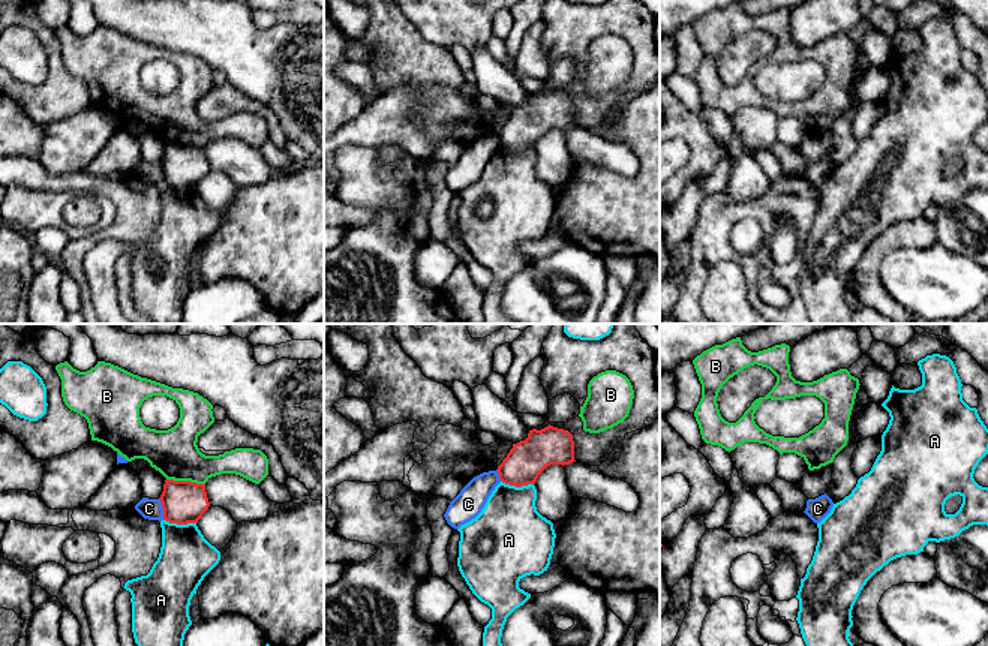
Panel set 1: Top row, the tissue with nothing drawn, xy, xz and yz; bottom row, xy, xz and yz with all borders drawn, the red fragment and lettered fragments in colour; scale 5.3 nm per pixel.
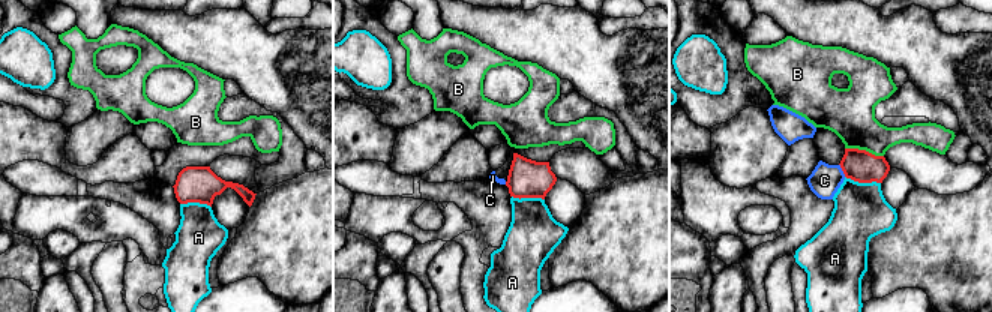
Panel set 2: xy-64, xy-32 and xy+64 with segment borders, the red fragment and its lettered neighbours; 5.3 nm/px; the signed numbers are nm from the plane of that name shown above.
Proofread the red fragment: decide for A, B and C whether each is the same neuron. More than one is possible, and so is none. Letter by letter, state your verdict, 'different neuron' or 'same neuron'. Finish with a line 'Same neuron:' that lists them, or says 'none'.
A: different neuron
B: different neuron
C: different neuron
Same neuron: none

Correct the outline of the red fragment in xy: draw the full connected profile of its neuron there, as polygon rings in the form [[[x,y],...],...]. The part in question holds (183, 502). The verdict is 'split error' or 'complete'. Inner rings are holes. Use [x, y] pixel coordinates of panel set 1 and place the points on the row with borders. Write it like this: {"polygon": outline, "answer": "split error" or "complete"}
{"polygon": [[[165,480],[160,495],[163,520],[177,525],[198,523],[210,502],[205,484]]], "answer": "complete"}

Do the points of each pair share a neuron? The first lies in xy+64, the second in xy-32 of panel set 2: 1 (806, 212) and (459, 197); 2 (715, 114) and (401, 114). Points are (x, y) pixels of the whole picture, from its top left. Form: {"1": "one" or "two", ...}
{"1": "one", "2": "one"}

